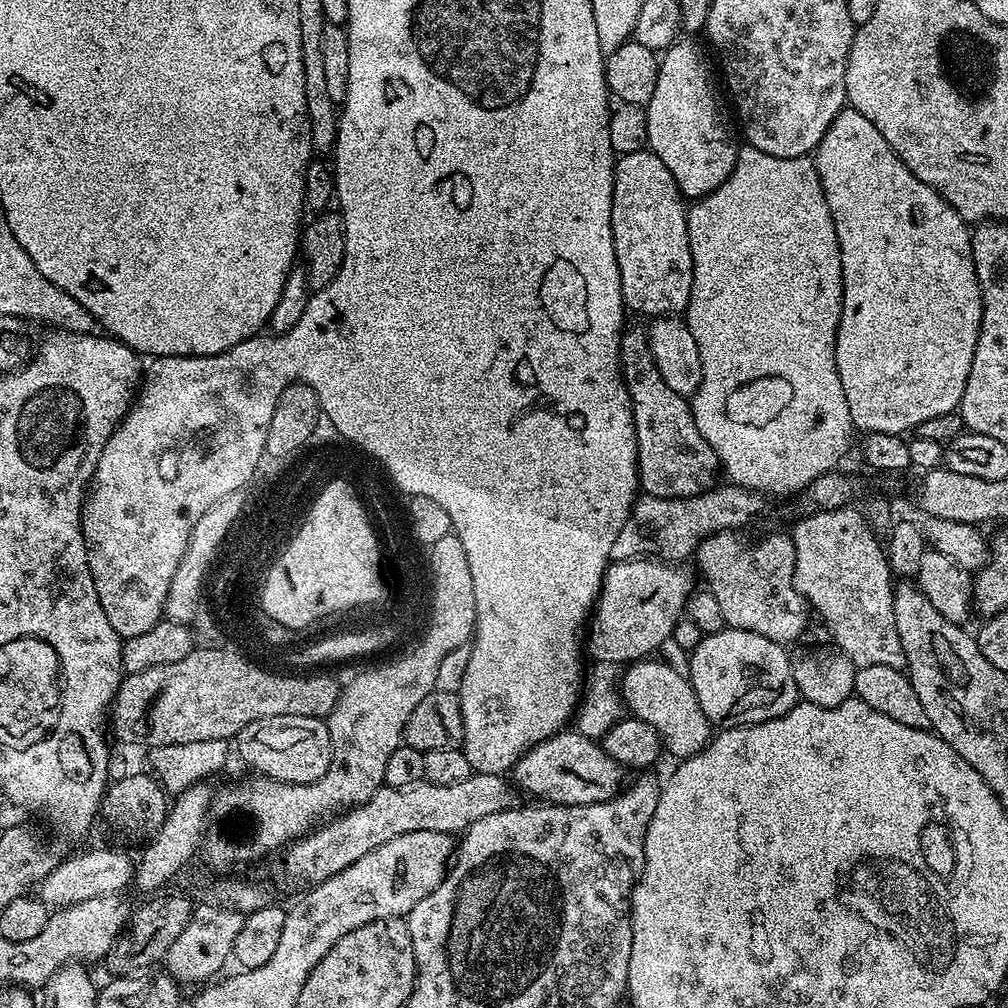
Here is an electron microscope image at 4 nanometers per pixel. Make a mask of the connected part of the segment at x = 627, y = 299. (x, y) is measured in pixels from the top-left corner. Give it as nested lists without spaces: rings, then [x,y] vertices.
[[[651,150],[626,154],[616,160],[612,233],[625,309],[633,308],[647,318],[683,313],[690,302],[694,274],[686,198],[674,182],[674,174],[666,170],[666,162]]]

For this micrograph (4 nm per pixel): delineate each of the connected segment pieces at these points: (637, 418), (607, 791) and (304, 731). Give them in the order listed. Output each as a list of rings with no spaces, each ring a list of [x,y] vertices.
[[[643,327],[630,328],[620,338],[620,367],[624,370],[624,385],[628,387],[632,399],[636,469],[640,475],[640,488],[649,496],[696,496],[713,487],[715,480],[712,479],[716,472],[718,476],[716,451],[710,442],[706,442],[706,438],[702,438],[702,434],[698,434],[691,403],[685,397],[674,394],[674,390],[662,382],[662,374],[658,374],[658,366],[654,366],[654,358],[650,354],[647,331]]]
[[[561,730],[555,736],[546,737],[524,752],[510,769],[511,779],[521,793],[529,792],[537,796],[537,801],[550,804],[604,802],[620,793],[624,775],[625,769],[606,754],[604,747],[575,730]]]
[[[275,716],[274,718],[258,718],[250,722],[235,737],[234,748],[240,751],[240,756],[252,767],[253,773],[269,776],[271,780],[281,780],[284,784],[313,784],[330,770],[332,747],[328,725],[318,716]]]

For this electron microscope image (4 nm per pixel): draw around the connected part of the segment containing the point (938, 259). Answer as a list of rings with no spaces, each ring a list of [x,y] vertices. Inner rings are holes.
[[[851,106],[845,107],[844,111],[838,113],[830,122],[822,142],[816,147],[814,163],[832,215],[842,258],[842,310],[836,331],[836,369],[838,378],[842,378],[846,406],[850,406],[852,427],[859,431],[861,428],[864,434],[881,432],[899,436],[911,433],[920,423],[929,421],[930,418],[957,411],[962,394],[966,390],[966,378],[970,374],[970,362],[974,358],[982,318],[980,287],[972,261],[972,234],[969,225],[933,188],[926,186],[926,182],[918,179],[900,161],[898,154],[886,142],[886,138],[878,134],[874,122],[870,122],[870,118],[866,118]]]

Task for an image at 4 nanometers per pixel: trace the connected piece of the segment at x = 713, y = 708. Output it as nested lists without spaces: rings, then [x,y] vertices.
[[[725,626],[720,632],[701,635],[698,646],[690,653],[687,660],[686,675],[692,682],[698,706],[702,706],[702,714],[706,714],[709,724],[713,726],[766,722],[770,718],[786,714],[798,703],[789,649],[770,638],[762,638],[762,634]]]

